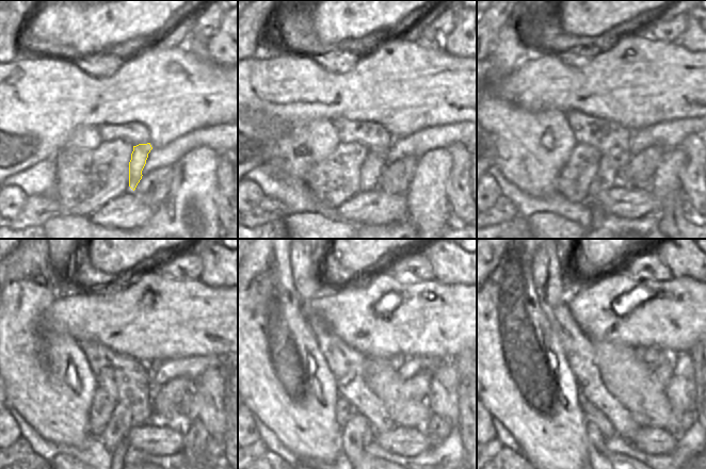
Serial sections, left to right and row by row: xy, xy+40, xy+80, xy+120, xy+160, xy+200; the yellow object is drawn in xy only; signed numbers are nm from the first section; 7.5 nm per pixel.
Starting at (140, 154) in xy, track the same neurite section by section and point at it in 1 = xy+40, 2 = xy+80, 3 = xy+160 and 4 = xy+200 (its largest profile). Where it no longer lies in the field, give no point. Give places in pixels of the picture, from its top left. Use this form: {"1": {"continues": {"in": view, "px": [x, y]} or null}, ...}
{"1": {"continues": {"in": "xy+40", "px": [372, 167]}}, "2": {"continues": {"in": "xy+80", "px": [606, 178]}}, "3": {"continues": {"in": "xy+160", "px": [353, 432]}}, "4": {"continues": {"in": "xy+200", "px": [598, 455]}}}

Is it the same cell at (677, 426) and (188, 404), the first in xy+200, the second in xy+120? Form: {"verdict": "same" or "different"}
{"verdict": "different"}

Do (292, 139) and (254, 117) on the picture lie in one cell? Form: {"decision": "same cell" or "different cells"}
{"decision": "same cell"}

